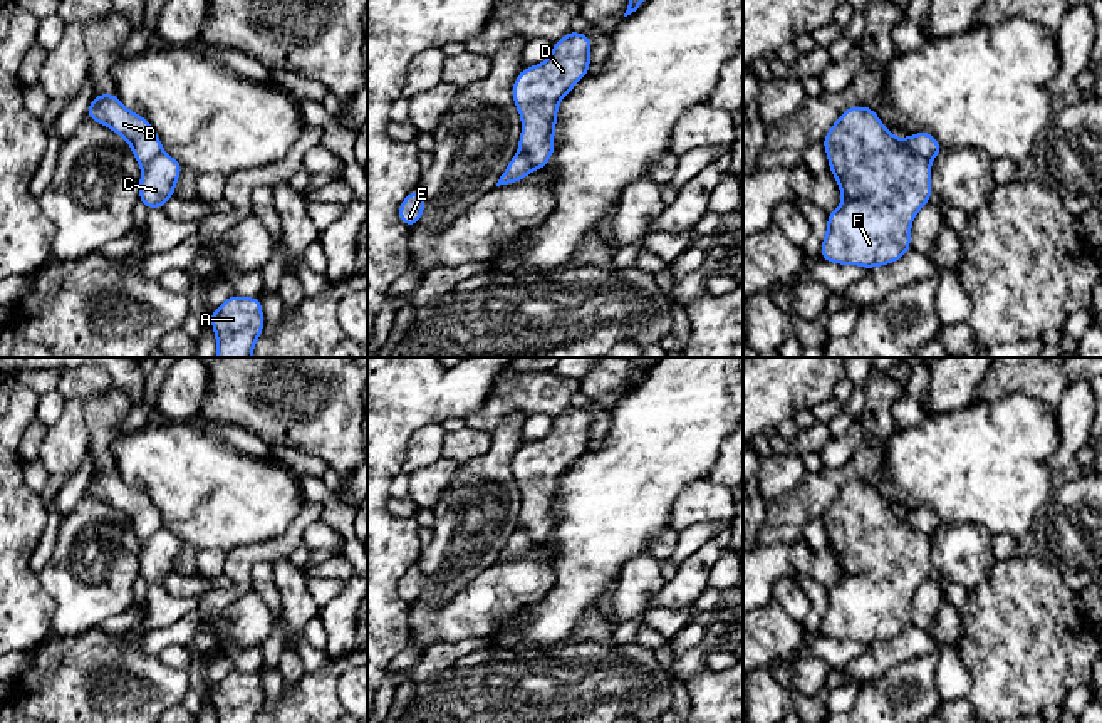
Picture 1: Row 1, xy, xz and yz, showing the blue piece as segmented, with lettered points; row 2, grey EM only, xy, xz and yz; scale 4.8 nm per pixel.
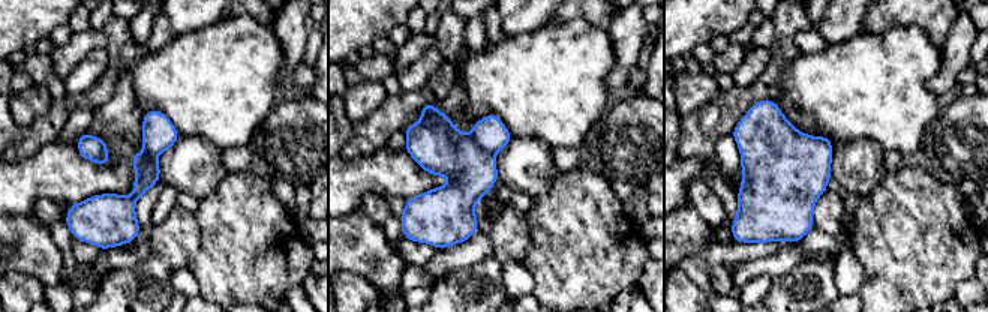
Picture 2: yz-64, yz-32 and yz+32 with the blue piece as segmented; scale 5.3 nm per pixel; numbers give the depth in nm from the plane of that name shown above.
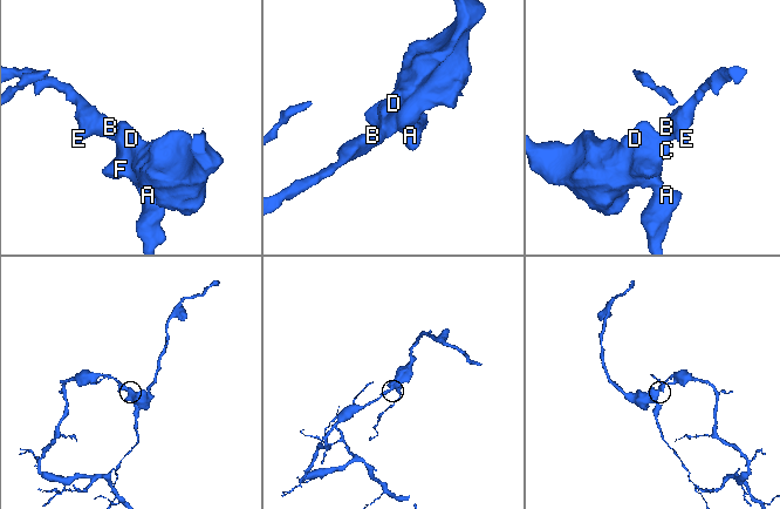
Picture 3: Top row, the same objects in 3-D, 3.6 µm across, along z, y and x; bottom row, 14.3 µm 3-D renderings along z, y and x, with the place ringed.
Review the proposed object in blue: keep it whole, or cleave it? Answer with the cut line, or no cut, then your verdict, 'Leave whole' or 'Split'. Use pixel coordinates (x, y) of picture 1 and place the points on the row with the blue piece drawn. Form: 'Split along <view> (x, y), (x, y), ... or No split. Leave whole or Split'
Split along yz (903, 140), (930, 163). Split

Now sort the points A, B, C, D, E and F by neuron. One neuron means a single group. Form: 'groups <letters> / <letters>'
groups A C D F / B E

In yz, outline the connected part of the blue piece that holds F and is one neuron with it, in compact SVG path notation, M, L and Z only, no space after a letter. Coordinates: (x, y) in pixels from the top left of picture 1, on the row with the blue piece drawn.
M852 106L844 111L822 139L829 169L839 183L842 203L827 213L827 231L820 258L867 270L891 265L911 250L914 216L933 195L931 163L894 136L872 107Z

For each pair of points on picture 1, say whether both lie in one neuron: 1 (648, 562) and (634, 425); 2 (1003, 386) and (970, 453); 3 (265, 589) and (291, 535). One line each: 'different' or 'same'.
1: different
2: different
3: different

